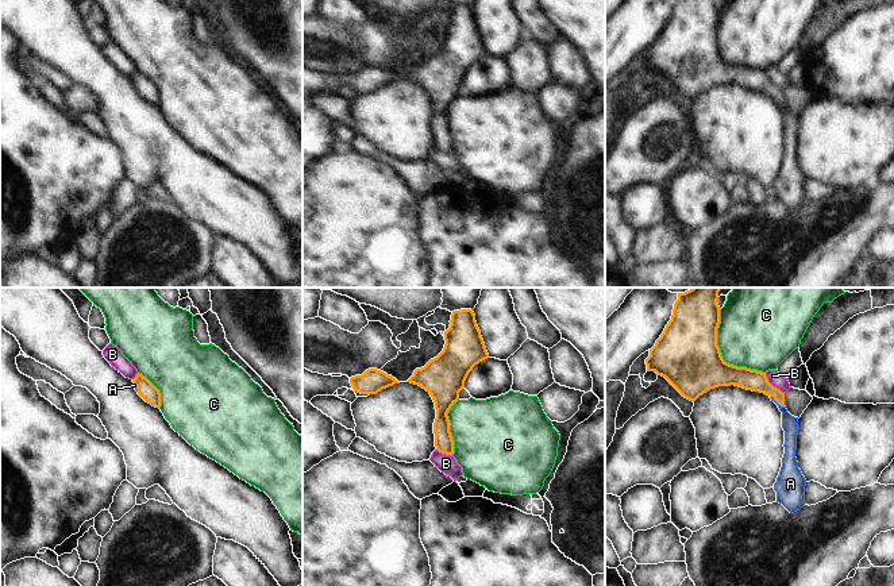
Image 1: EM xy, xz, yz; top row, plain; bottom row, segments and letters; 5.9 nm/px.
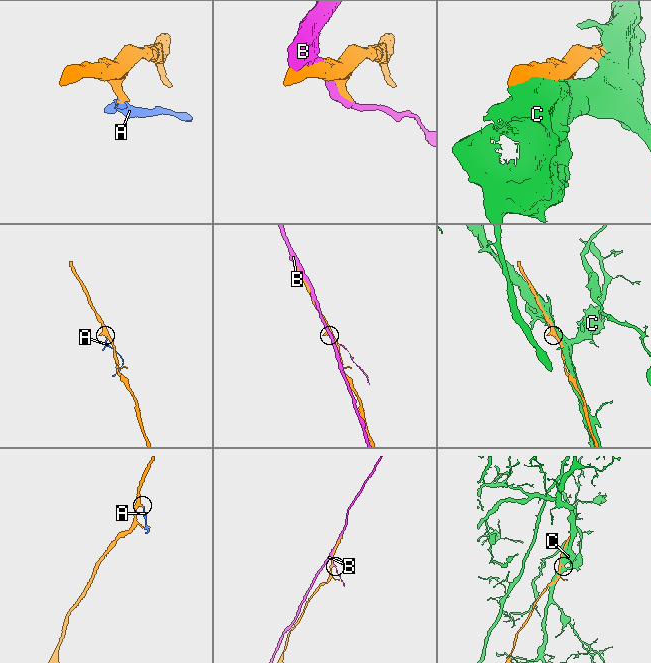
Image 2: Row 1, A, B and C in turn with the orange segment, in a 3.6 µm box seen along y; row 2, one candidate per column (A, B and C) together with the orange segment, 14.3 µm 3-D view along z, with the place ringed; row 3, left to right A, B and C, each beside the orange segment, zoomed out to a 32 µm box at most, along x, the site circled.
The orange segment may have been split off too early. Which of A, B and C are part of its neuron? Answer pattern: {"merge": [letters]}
{"merge": ["A"]}

